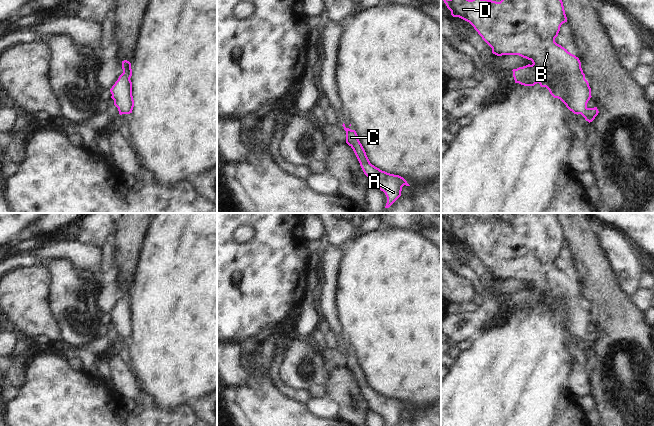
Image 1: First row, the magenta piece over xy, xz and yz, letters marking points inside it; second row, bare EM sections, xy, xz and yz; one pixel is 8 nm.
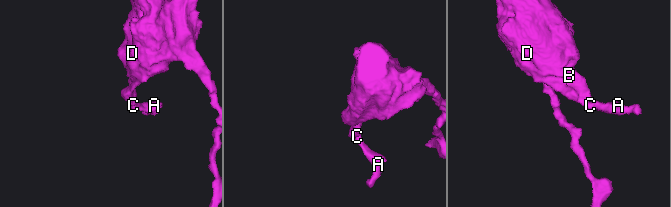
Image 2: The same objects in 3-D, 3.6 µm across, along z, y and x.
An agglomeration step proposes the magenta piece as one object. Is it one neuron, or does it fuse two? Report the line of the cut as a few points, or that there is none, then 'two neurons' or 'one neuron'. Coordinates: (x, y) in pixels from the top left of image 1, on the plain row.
no cut | one neuron

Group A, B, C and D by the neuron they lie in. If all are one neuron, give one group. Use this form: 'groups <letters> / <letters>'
groups A B C D

